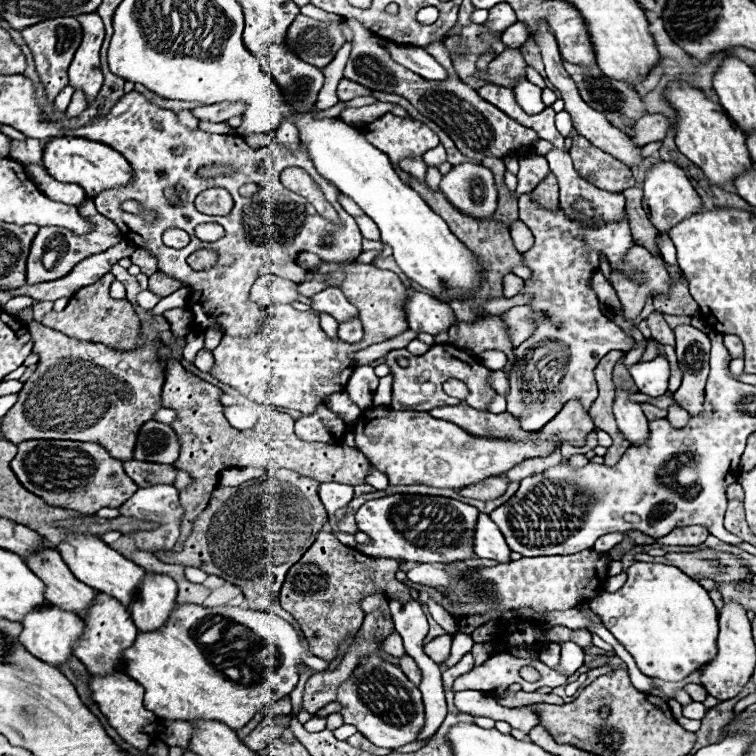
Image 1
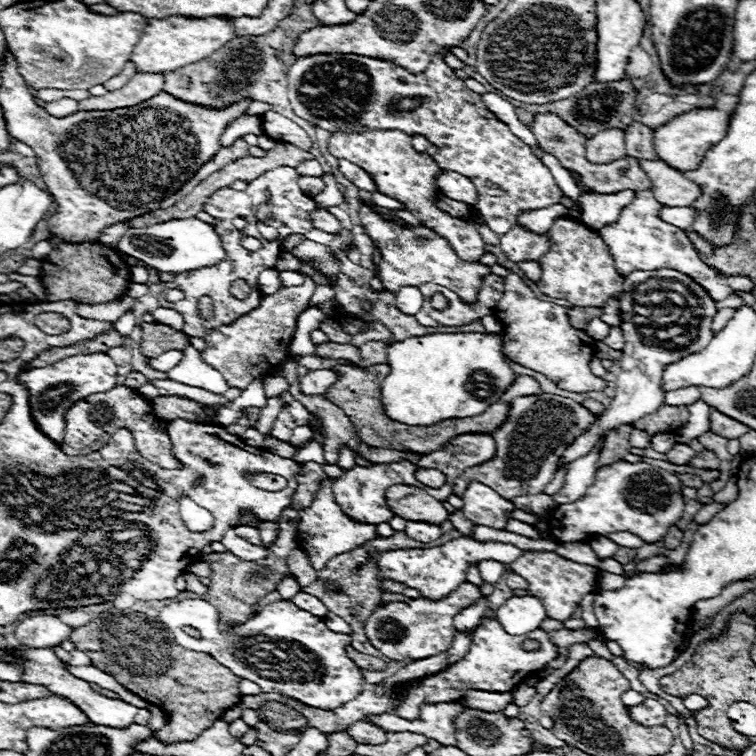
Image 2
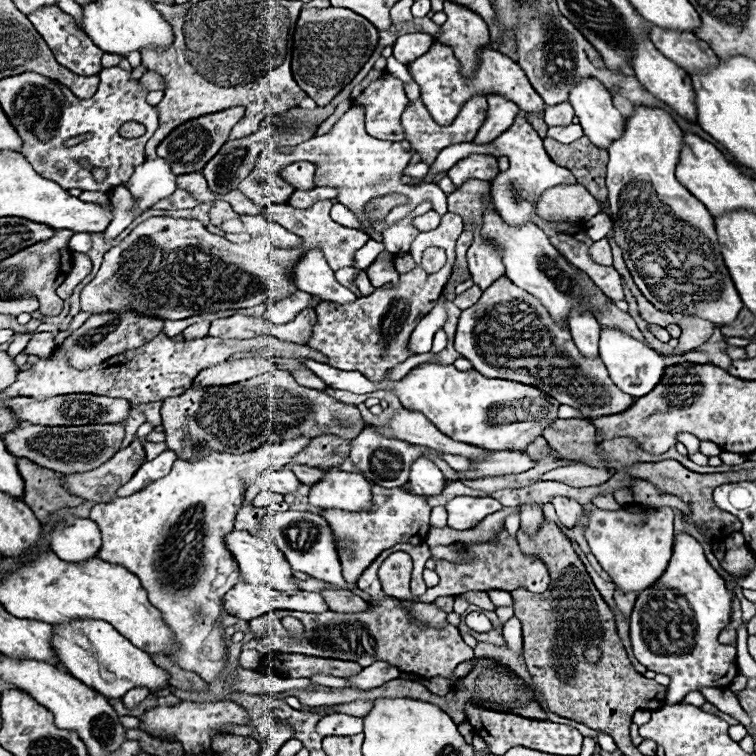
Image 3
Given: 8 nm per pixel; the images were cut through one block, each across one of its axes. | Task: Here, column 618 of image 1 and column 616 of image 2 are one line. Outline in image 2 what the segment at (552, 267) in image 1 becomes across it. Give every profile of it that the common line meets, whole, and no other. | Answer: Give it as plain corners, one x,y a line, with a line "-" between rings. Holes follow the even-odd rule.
650,190
636,192
634,200
620,210
620,218
614,224
598,230
602,240
610,246
618,274
628,276
634,270
658,270
658,268
678,270
682,274
688,274
692,280
698,280
698,284
702,284
702,288
706,288
710,292
710,296
714,296
714,302
724,300
732,290
742,290
742,292
752,290
752,282
748,278
744,278
744,276
734,278
734,276
724,276
724,274
718,276
718,272
714,272
706,264
702,264
698,260
696,252
692,250
692,244
690,244
688,236
684,234
684,230
680,230
672,224
666,224
658,218
660,208
662,208
662,204
656,202
656,198
-
612,328
610,334
602,340
608,348
614,348
614,350
622,350
624,348
624,336
622,336
622,330
620,328

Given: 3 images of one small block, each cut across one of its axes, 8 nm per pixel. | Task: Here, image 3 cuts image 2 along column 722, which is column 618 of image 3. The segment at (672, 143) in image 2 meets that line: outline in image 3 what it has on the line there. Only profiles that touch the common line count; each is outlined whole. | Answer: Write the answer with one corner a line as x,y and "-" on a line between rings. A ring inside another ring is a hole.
582,78
570,88
568,102
574,106
584,136
590,138
598,148
608,148
612,140
620,138
624,130
622,114
612,106
610,92
602,82
592,78

